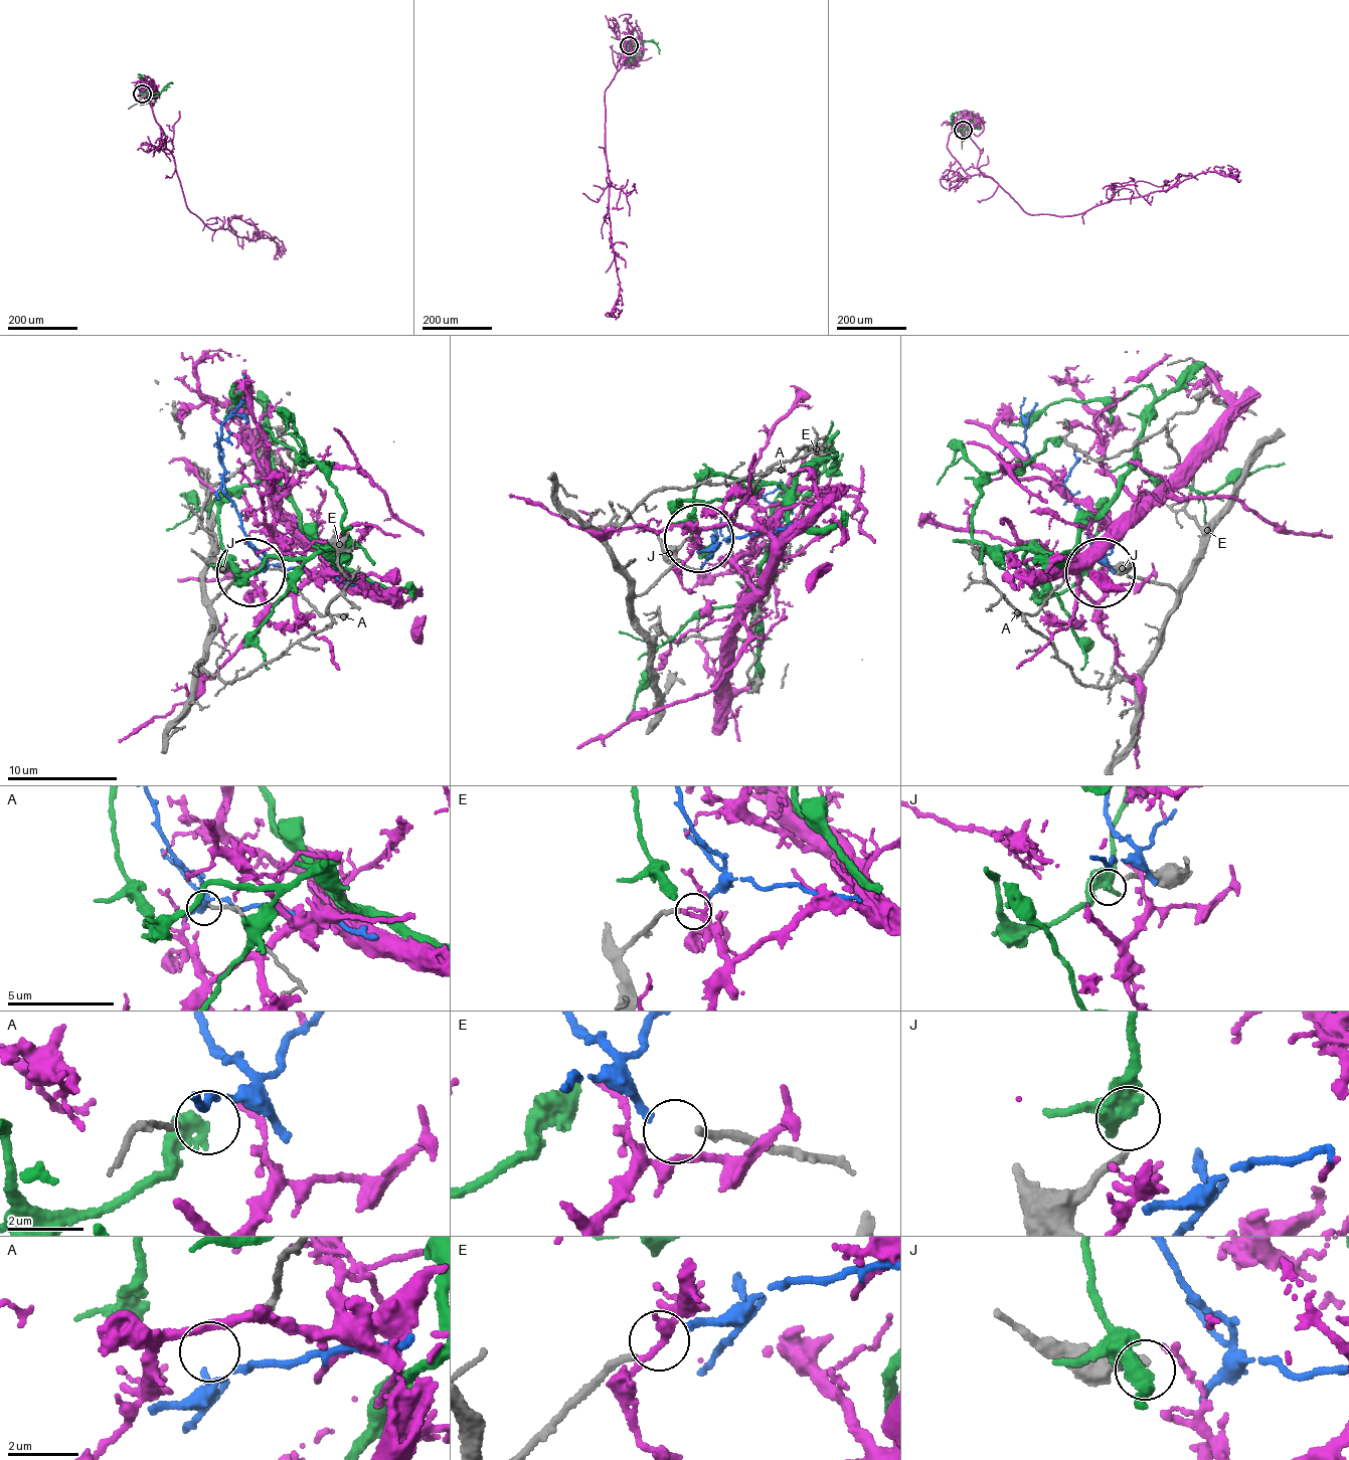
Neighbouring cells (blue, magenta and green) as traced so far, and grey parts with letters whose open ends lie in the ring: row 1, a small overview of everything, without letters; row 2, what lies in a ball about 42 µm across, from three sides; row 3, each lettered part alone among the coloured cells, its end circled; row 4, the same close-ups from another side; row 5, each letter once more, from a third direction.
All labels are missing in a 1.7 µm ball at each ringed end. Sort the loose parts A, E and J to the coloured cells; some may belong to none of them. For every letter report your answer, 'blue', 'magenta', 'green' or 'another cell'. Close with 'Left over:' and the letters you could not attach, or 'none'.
A: another cell
E: blue
J: green
Left over: A

